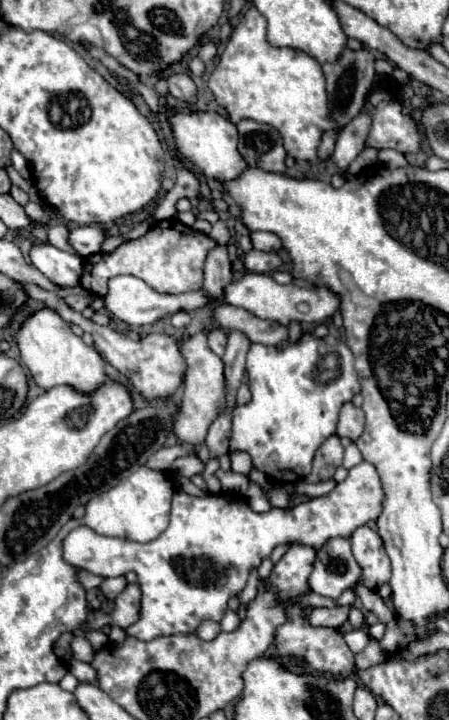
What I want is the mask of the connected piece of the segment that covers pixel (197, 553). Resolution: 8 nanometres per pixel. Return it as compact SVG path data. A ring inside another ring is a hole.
M361 461L359 465L351 467L347 479L341 481L341 483L337 483L337 487L335 487L329 495L303 501L303 503L295 505L293 509L285 509L285 511L273 507L273 509L267 511L267 513L255 513L255 511L251 511L251 507L247 505L247 501L245 501L241 495L207 495L207 497L201 499L201 497L191 497L191 495L187 495L187 493L183 493L183 491L175 491L173 503L171 503L171 523L169 523L169 527L167 527L157 539L153 539L153 541L149 541L149 543L137 543L137 541L129 541L129 539L119 539L119 537L105 537L105 535L99 535L99 533L95 533L93 529L89 529L89 527L85 527L85 525L81 525L81 527L73 529L73 531L65 537L65 541L63 541L63 561L69 563L69 565L73 565L73 567L77 567L77 569L85 569L85 571L91 571L91 573L101 575L101 577L117 577L117 575L125 575L125 573L129 573L129 571L135 571L137 577L139 577L141 591L143 591L143 597L141 597L141 611L139 611L139 621L135 621L133 625L129 625L129 627L125 629L125 633L131 635L131 637L137 637L137 639L141 639L141 641L151 641L151 639L155 639L155 637L159 637L159 635L193 633L193 631L197 629L197 625L199 625L203 619L221 621L223 613L227 611L227 599L229 599L231 595L239 595L239 593L241 593L241 589L243 589L245 583L247 583L249 569L251 569L251 567L259 567L259 563L261 563L265 557L271 555L271 551L275 549L275 545L279 545L279 543L289 543L289 545L291 545L291 543L303 543L303 545L311 545L313 549L317 549L317 547L321 547L321 545L323 545L327 539L331 539L331 537L345 537L345 539L349 539L351 533L353 533L359 525L365 525L367 521L375 521L375 519L377 519L377 515L381 513L381 501L383 501L383 491L381 491L379 475L377 475L375 467L373 467L371 463L367 463L367 461Z

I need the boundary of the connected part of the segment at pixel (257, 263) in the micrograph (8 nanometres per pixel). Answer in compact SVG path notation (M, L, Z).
M251 249L245 259L243 259L245 267L253 273L273 273L279 265L281 265L281 259L277 253L265 253L265 251L255 251Z

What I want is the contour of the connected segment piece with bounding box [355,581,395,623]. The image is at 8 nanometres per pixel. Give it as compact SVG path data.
M359 581L359 583L355 585L355 593L361 597L361 601L365 603L365 607L367 607L369 611L373 611L373 613L381 619L381 623L389 623L391 619L395 619L393 611L383 603L383 599L377 595L377 591L371 591L369 587L365 587L363 581Z

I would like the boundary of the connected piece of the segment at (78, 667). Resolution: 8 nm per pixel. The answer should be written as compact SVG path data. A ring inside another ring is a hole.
M77 659L69 661L69 673L73 673L79 681L87 681L87 683L93 683L95 677L97 677L95 669L89 663L83 663L83 661L77 661Z

